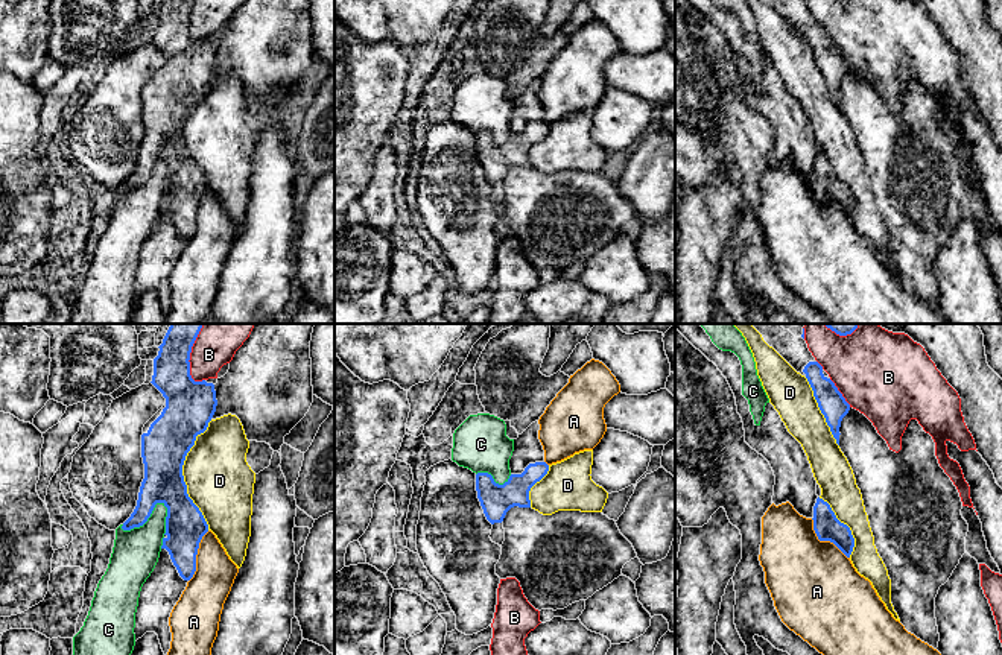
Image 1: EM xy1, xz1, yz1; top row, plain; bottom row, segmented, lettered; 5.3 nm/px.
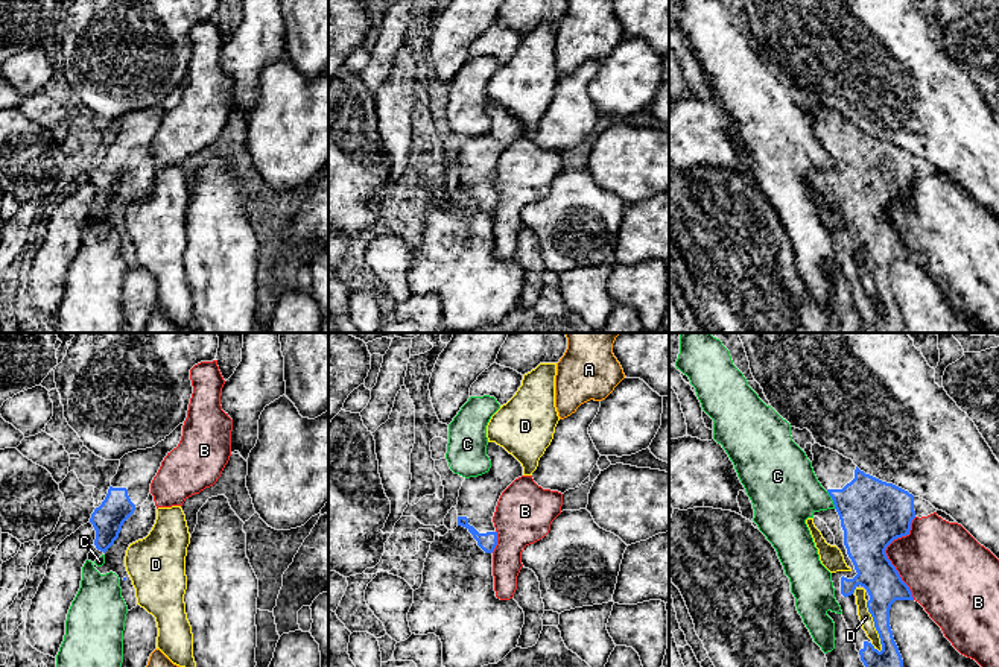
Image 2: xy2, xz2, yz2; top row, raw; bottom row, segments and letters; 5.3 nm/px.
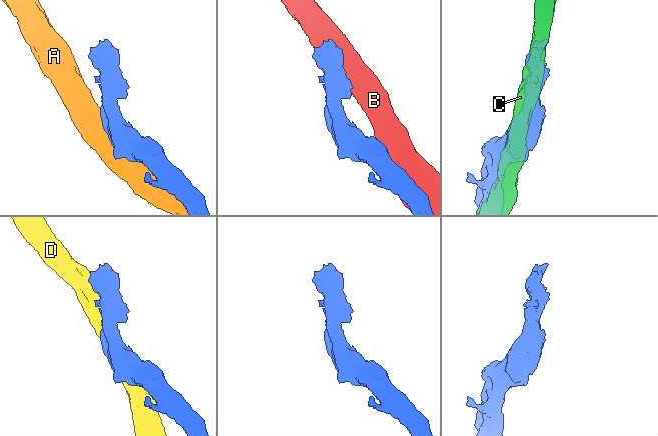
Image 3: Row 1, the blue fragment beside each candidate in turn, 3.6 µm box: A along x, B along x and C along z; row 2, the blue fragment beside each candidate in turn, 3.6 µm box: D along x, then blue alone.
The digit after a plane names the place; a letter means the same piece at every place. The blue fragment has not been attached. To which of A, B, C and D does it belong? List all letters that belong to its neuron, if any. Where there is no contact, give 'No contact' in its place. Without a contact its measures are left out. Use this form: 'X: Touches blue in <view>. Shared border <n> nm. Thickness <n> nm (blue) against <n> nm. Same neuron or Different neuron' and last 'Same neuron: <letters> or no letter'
A: Touches blue in yz1. Shared border 300 nm. Thickness 140 nm (blue) against 460 nm. Different neuron
B: Touches blue in yz2. Shared border 440 nm. Thickness 360 nm (blue) against 380 nm. Different neuron
C: Touches blue in xy1. Shared border 280 nm. Thickness 220 nm (blue) against 240 nm. Different neuron
D: Touches blue in xy1. Shared border 600 nm. Thickness 240 nm (blue) against 360 nm. Different neuron
Same neuron: no letter

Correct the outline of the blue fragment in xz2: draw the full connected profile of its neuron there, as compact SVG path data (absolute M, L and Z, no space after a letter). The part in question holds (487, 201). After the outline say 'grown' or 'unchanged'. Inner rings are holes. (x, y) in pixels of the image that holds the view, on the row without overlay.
M488 102L487 115L491 120L488 132L462 141L458 156L458 185L465 187L485 213L497 205L493 182L502 152L523 135L522 123L496 102Z | grown

